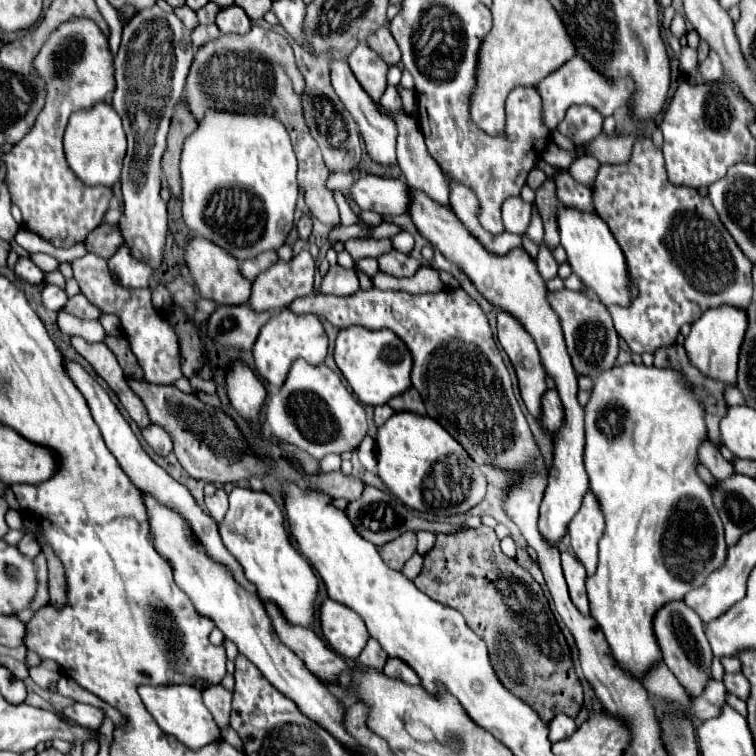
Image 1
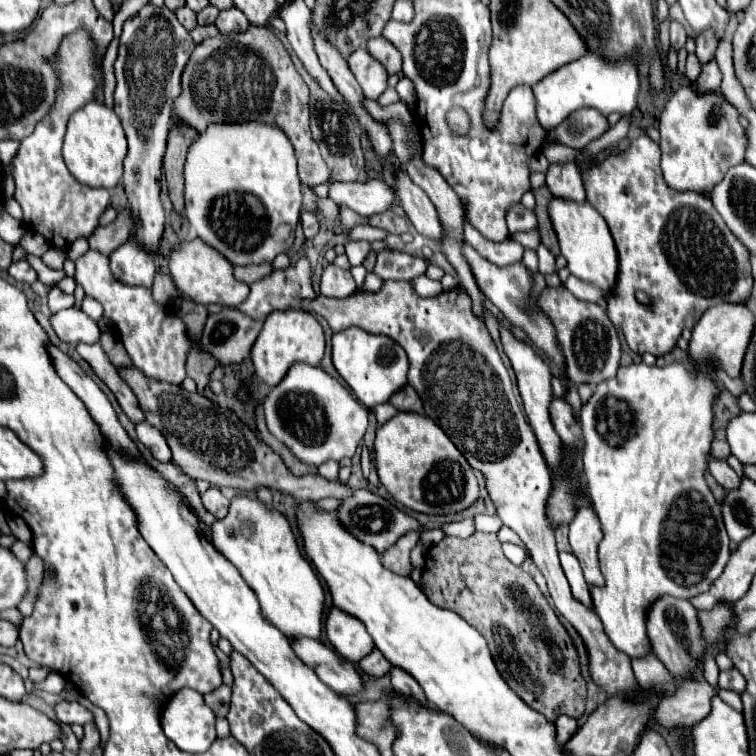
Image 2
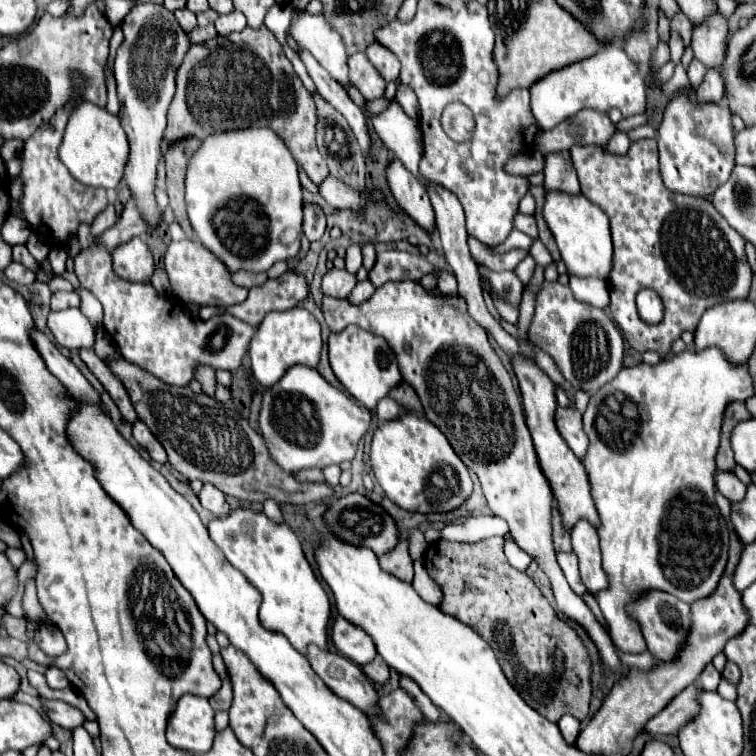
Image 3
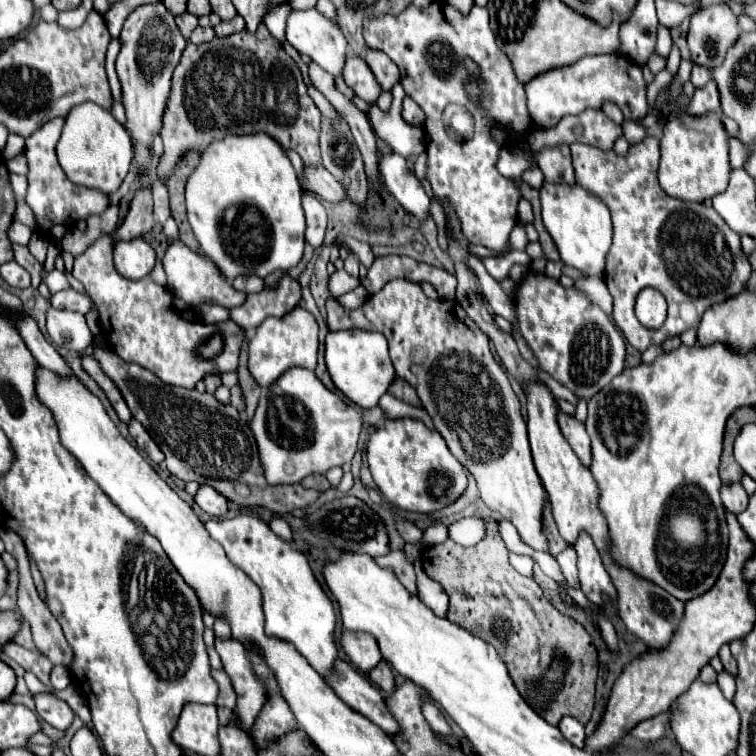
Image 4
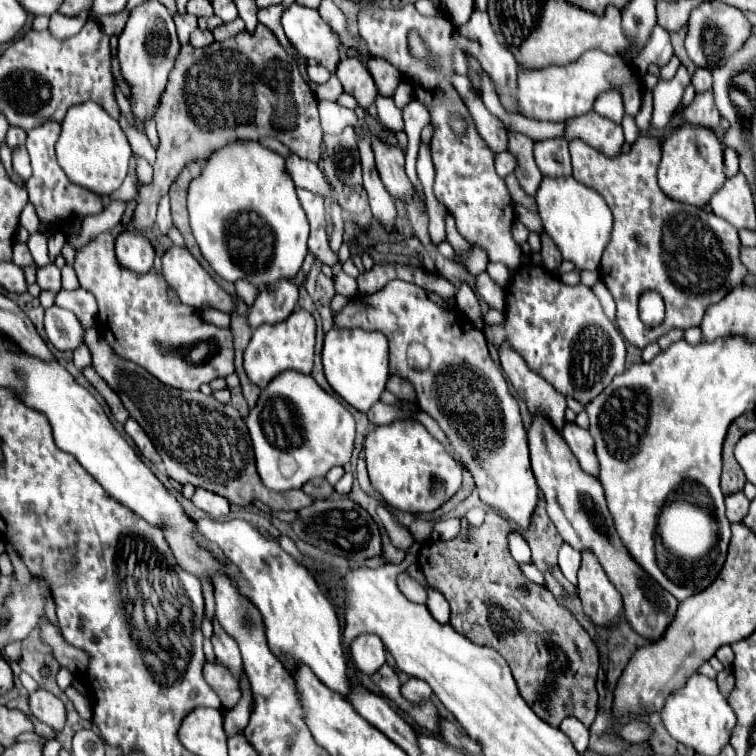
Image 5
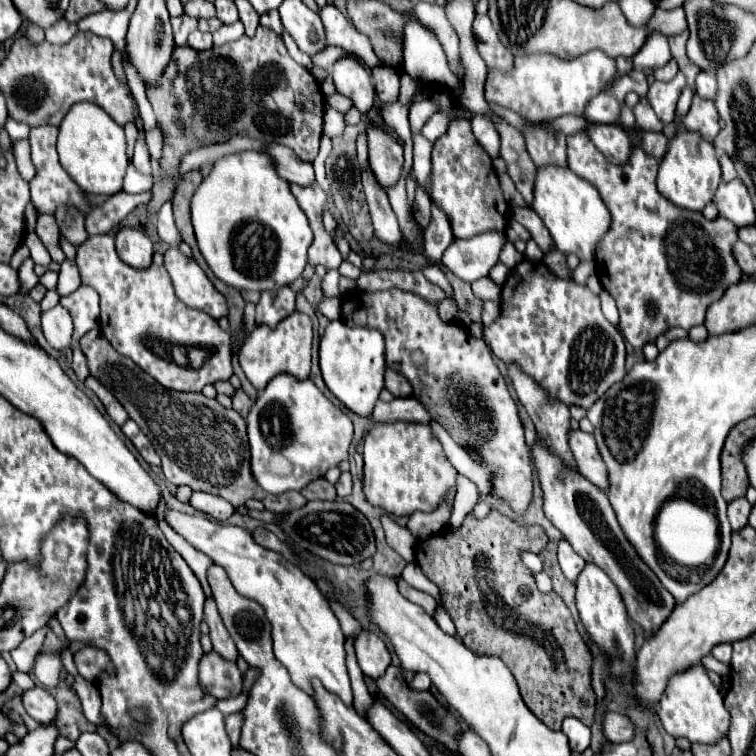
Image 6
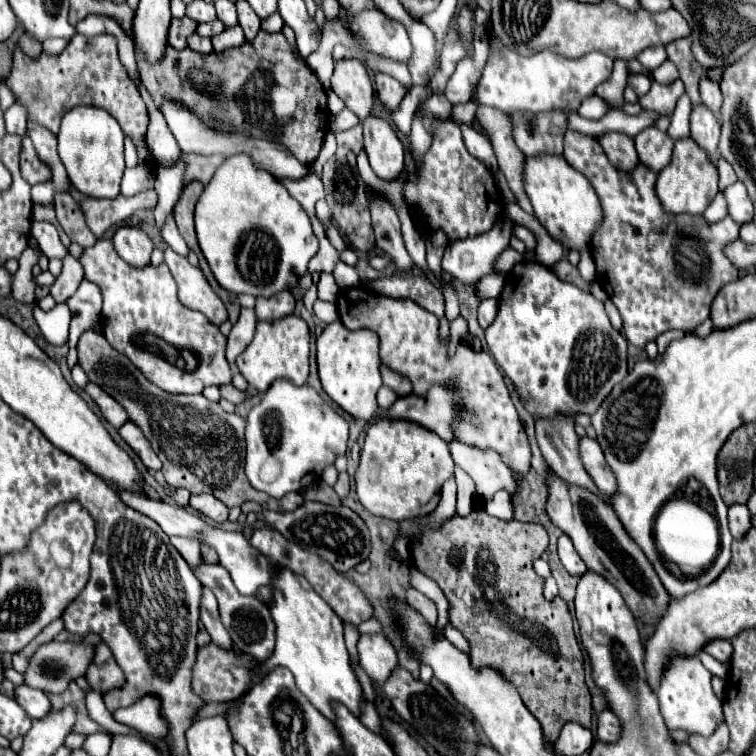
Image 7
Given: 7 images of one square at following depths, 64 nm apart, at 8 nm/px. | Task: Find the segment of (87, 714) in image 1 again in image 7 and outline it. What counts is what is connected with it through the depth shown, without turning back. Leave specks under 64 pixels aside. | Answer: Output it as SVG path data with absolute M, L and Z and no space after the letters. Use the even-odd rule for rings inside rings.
M18 686L16 688L16 702L24 708L24 712L30 718L44 718L48 716L48 712L52 710L52 702L48 698L46 692L36 692L36 688L28 688L28 686Z

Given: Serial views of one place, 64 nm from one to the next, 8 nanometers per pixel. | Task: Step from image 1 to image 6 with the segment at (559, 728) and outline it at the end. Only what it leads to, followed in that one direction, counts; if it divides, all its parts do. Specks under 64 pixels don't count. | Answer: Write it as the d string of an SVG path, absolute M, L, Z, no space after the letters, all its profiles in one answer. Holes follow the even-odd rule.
M566 718L562 724L562 732L568 736L572 752L584 752L590 746L590 728L584 726L580 720Z

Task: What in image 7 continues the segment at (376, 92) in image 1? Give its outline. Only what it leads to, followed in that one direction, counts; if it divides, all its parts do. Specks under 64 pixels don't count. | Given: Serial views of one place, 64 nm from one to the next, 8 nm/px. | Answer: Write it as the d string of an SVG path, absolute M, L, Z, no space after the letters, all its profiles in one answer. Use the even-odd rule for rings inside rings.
M358 58L336 62L332 74L332 90L346 102L348 110L358 114L360 120L370 116L374 104L374 88L366 66Z

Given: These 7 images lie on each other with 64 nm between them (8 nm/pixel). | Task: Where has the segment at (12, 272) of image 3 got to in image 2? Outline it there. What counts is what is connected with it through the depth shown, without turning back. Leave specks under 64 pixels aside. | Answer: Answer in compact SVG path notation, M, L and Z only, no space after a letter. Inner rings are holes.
M26 260L12 262L12 264L10 264L10 268L8 268L8 272L10 272L10 276L12 276L12 278L16 278L16 280L20 280L20 282L28 282L28 284L32 284L32 282L36 282L36 280L38 280L36 270L34 270Z

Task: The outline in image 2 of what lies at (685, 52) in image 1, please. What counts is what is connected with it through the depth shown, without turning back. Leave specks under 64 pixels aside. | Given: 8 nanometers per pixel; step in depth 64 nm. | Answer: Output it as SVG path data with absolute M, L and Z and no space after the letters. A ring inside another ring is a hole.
M688 54L688 58L686 58L686 76L688 76L688 80L690 82L694 82L696 78L698 78L698 74L700 74L700 60L696 58L696 54Z

